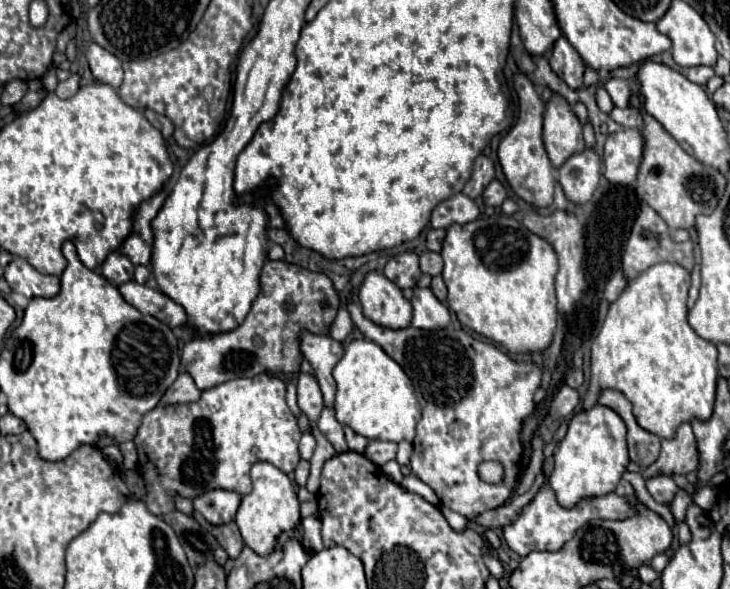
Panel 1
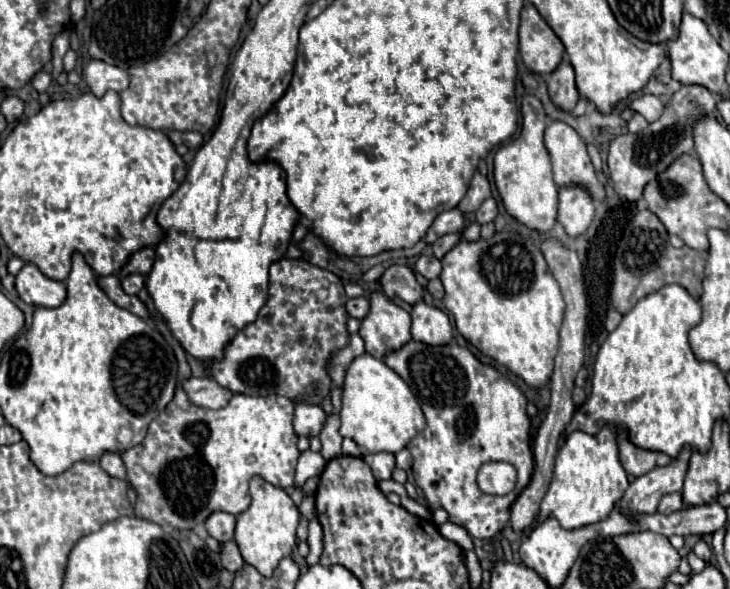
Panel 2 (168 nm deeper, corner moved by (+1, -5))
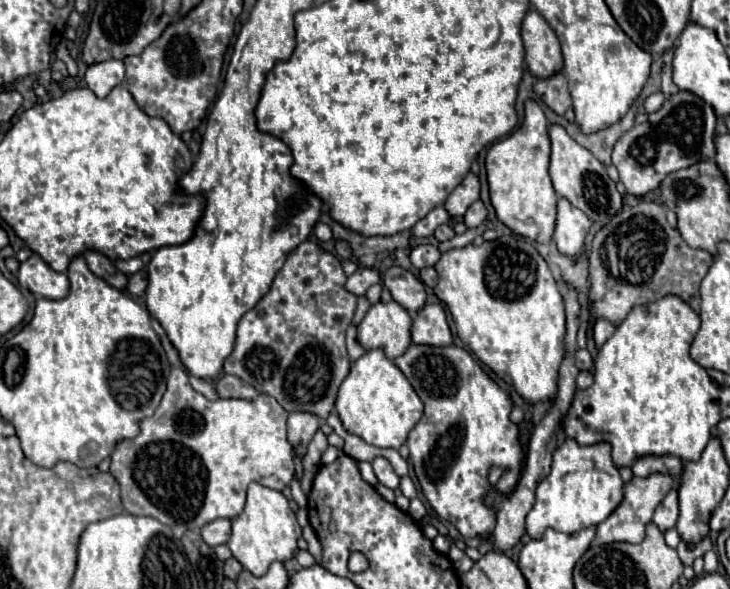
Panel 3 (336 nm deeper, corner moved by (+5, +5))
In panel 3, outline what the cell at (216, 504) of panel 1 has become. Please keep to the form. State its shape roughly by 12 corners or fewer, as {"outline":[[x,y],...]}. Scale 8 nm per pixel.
{"outline":[[217,518],[201,528],[209,546],[227,544],[231,520]]}

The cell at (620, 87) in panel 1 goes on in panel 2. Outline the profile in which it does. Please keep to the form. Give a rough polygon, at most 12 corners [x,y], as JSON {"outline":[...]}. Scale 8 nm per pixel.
{"outline":[[651,94],[633,100],[631,108],[655,122],[663,114],[663,102]]}

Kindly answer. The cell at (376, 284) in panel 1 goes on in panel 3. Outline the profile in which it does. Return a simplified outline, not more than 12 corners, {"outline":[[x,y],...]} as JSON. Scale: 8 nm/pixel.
{"outline":[[373,304],[357,326],[365,350],[397,358],[411,344],[411,314]]}

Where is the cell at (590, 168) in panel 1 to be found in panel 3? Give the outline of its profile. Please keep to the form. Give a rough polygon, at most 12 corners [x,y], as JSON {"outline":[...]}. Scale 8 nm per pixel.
{"outline":[[567,198],[557,202],[555,242],[563,254],[579,254],[591,220]]}

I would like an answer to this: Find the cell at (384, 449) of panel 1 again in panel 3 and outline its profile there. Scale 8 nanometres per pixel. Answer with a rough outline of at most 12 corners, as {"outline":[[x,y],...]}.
{"outline":[[377,456],[371,464],[383,486],[395,490],[399,476],[389,460]]}

